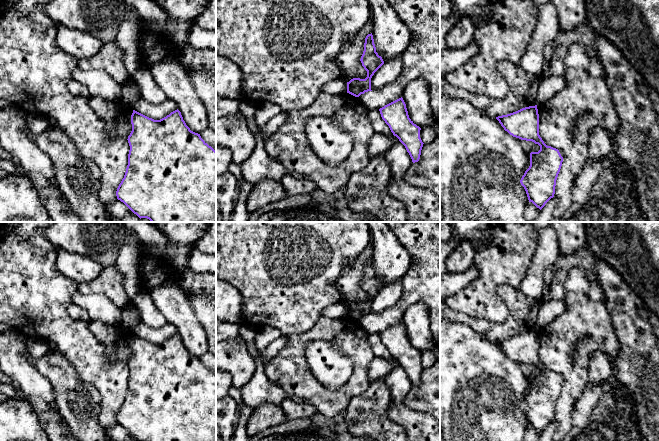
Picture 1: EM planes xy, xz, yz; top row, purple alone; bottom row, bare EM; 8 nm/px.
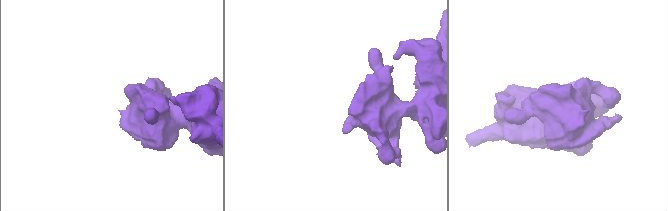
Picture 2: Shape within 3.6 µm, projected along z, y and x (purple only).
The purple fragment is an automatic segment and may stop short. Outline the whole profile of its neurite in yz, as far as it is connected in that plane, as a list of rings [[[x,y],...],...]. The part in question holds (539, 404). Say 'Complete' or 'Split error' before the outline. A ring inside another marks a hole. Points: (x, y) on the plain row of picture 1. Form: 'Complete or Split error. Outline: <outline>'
Complete. Outline: [[[537,329],[498,340],[496,343],[513,361],[532,365],[540,370],[538,376],[530,377],[530,390],[520,407],[526,415],[529,426],[541,434],[554,421],[563,381],[558,373],[547,370],[540,361]]]

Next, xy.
Complete. Outline: [[[177,333],[160,344],[149,342],[135,334],[131,339],[132,355],[128,360],[130,370],[128,389],[124,402],[119,408],[116,420],[138,441],[216,441],[216,375],[186,349],[181,336]]]

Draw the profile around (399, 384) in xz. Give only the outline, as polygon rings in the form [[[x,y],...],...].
[[[398,366],[384,378],[390,390],[392,401],[395,404],[403,404],[408,392],[413,387],[405,370]]]

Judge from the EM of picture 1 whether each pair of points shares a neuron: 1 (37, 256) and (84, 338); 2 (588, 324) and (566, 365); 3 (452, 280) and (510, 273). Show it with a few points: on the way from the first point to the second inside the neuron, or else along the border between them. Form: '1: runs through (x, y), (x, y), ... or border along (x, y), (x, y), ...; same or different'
1: runs through (37, 277), (37, 295), (63, 321); same
2: runs through (578, 333), (565, 346), (565, 355); same
3: border along (474, 267), (477, 276), (457, 291); different

